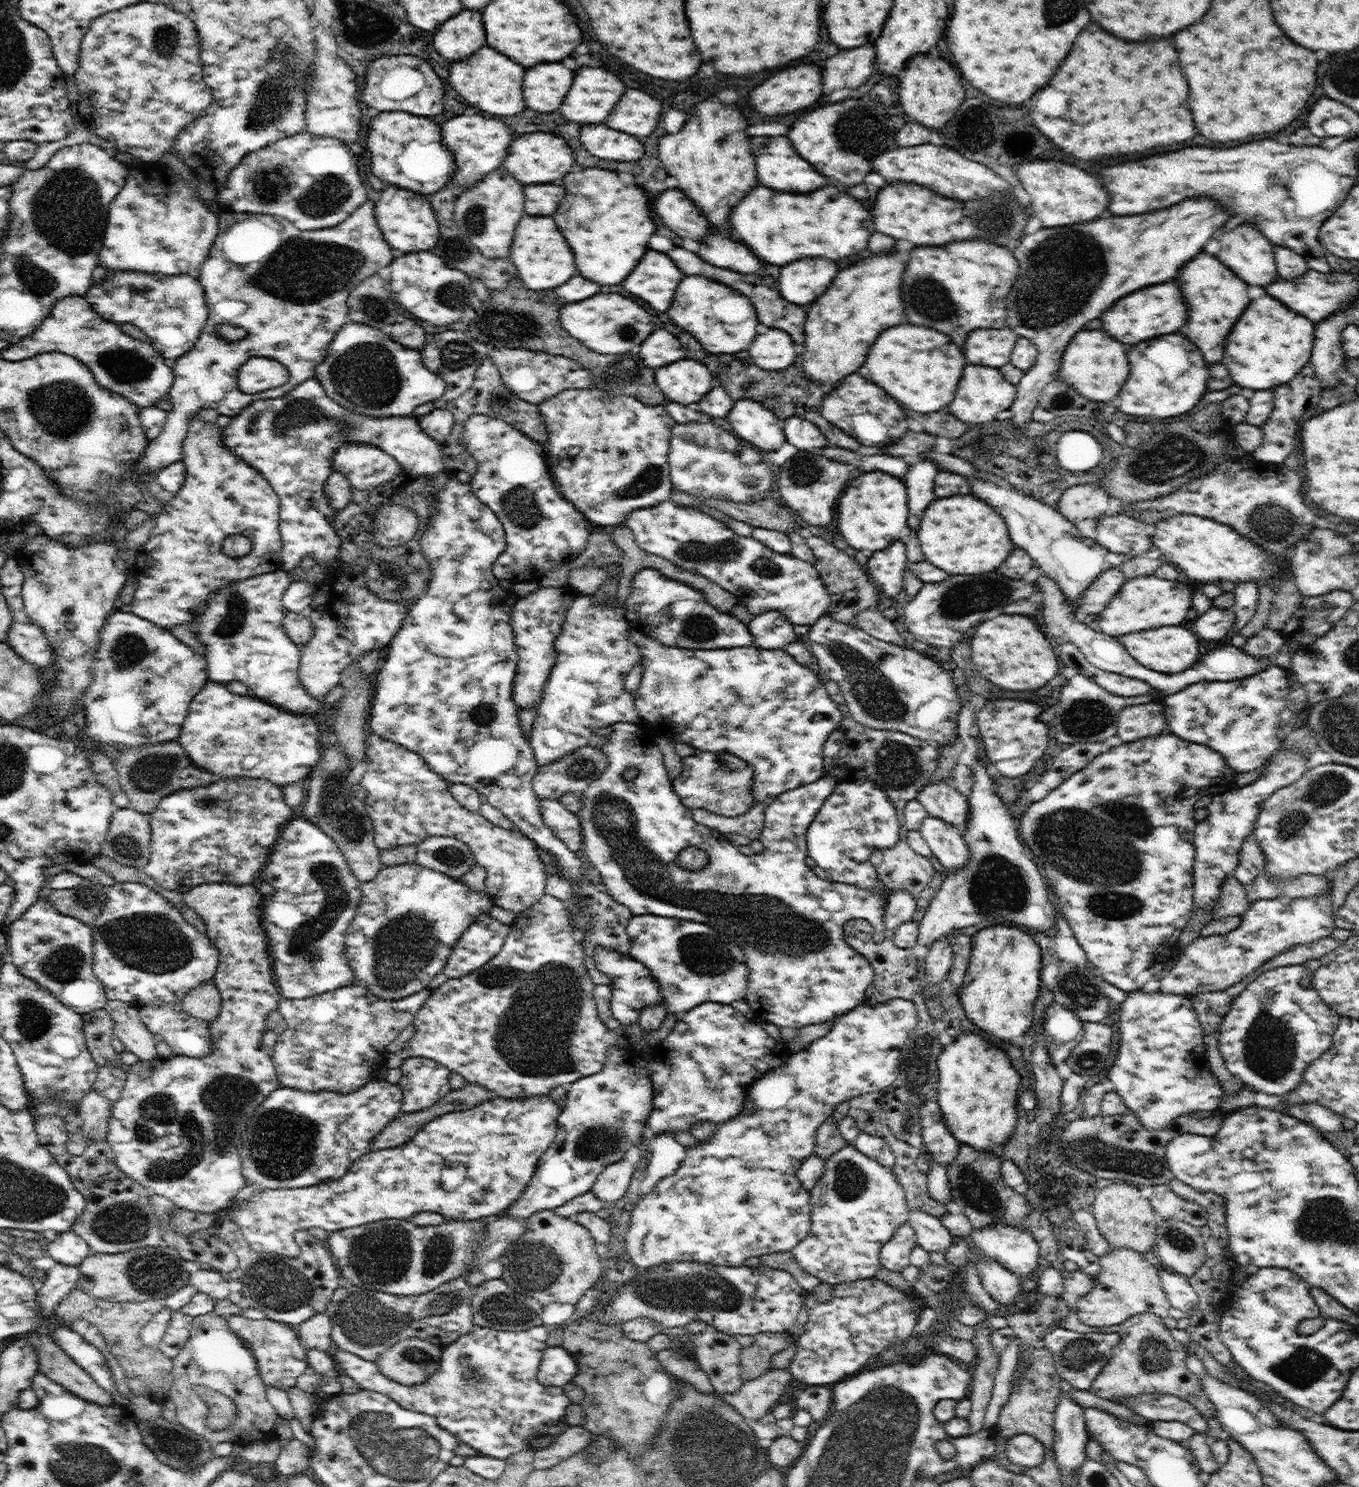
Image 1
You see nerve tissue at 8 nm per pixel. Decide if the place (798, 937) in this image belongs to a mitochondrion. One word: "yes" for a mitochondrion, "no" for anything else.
yes

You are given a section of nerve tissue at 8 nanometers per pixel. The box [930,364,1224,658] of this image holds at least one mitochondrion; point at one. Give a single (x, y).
(1160, 464)

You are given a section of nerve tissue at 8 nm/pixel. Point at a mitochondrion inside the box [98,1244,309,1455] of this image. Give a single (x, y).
(149, 1273)

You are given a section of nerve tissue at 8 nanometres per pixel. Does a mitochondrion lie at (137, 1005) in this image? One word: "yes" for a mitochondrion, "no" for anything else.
no

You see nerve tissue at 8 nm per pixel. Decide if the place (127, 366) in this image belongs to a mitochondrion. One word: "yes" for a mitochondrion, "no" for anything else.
yes

